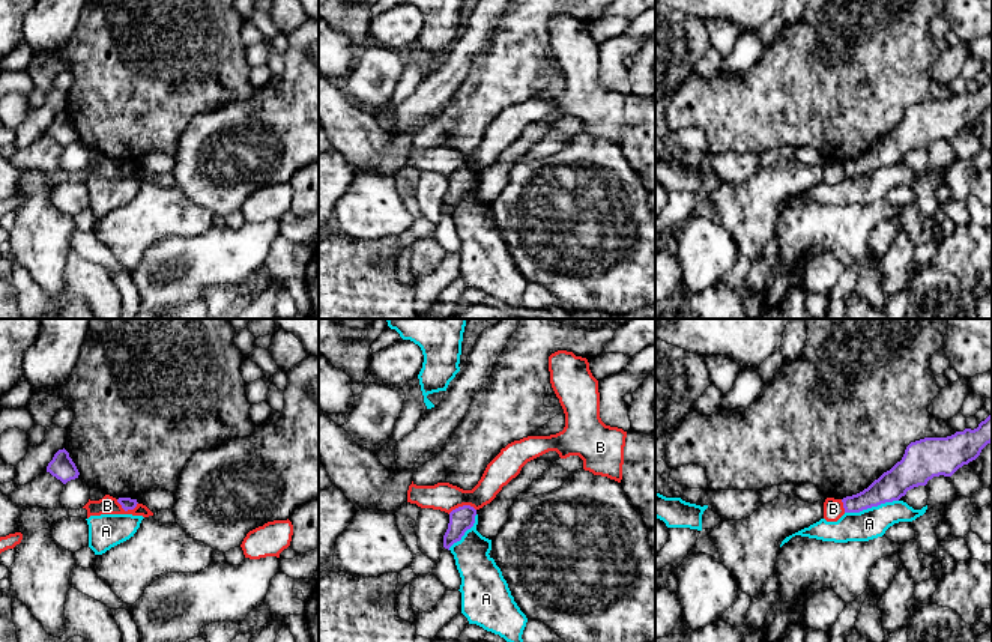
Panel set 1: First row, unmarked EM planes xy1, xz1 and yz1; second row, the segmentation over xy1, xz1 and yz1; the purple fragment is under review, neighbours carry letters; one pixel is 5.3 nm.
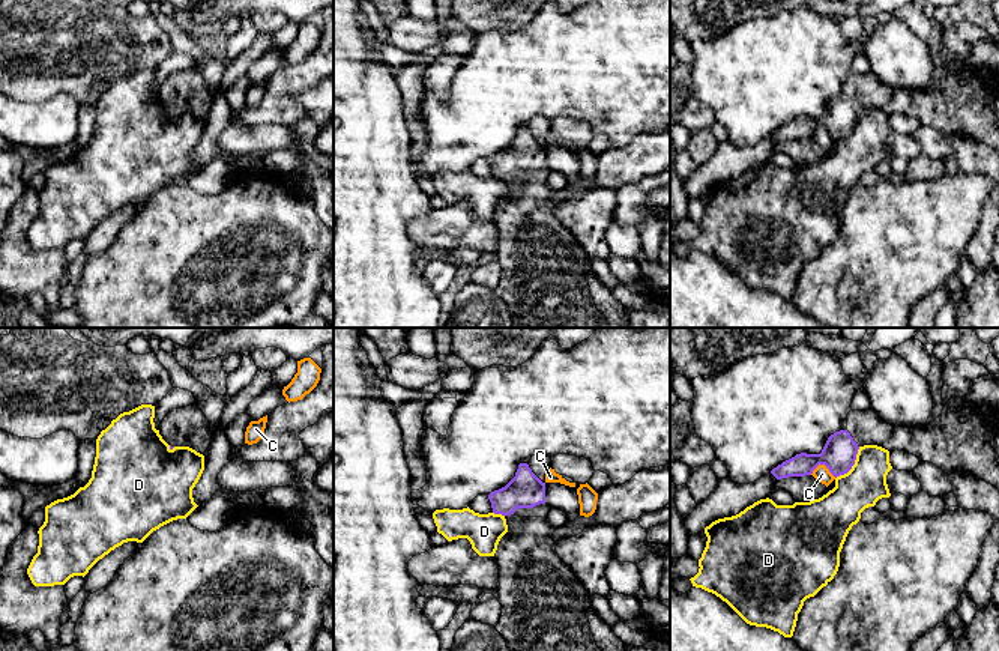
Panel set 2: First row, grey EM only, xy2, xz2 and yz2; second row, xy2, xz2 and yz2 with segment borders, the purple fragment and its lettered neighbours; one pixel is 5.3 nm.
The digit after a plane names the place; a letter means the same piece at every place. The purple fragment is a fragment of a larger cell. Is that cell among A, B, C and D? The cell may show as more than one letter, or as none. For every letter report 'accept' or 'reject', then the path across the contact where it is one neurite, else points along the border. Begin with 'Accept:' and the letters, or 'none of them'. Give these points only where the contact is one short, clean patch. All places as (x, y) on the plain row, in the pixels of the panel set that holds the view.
Accept: none of them
A: reject; border yz1 (898, 163), (845, 176)
B: reject; border xz1 (475, 172), (459, 169), (448, 176)
C: reject; border yz2 (810, 137), (819, 128), (823, 128), (836, 140)
D: reject; border yz2 (860, 110), (855, 127), (836, 142)

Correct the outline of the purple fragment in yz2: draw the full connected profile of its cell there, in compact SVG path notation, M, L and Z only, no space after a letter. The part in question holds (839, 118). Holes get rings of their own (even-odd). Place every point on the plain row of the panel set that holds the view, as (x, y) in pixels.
M958 23L943 27L942 32L942 63L943 74L922 92L904 92L888 87L879 81L871 72L850 74L847 78L847 92L831 98L820 117L801 116L783 125L771 134L777 141L805 140L811 138L819 128L825 128L837 141L847 137L855 128L858 113L864 108L877 108L891 114L906 114L919 122L940 131L945 137L963 135L976 140L999 153L999 126L990 102L999 93L999 78L985 81L982 75L967 62L970 45L978 41L988 39L984 27L976 27L969 23Z

